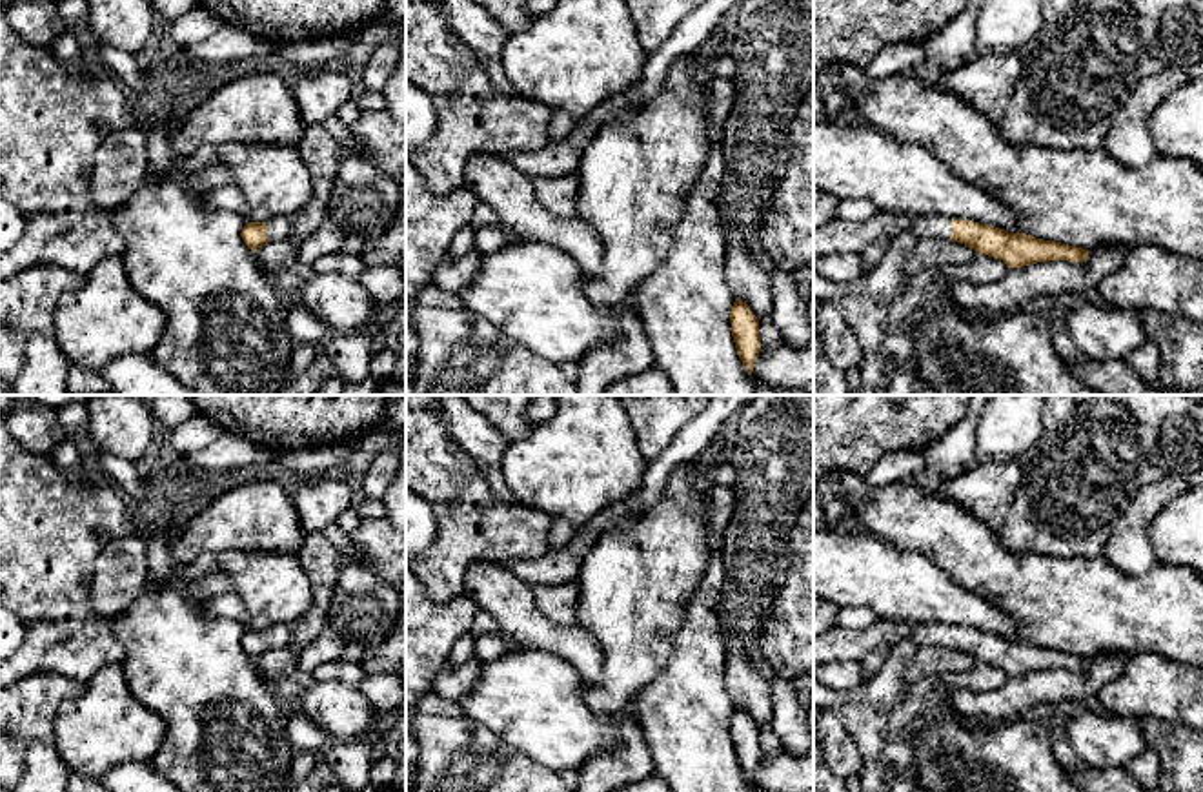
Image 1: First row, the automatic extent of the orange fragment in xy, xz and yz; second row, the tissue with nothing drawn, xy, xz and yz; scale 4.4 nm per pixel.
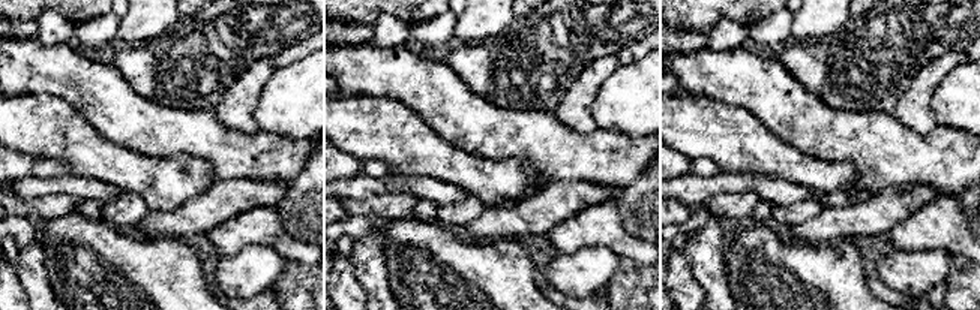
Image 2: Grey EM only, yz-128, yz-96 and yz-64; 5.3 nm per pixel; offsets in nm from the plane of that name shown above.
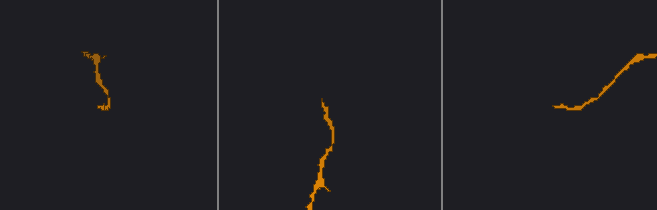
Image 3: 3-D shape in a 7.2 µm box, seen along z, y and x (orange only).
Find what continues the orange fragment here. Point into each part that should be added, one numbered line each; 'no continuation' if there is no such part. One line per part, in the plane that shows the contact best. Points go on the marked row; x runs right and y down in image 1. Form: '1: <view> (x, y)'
1: yz (836, 237)

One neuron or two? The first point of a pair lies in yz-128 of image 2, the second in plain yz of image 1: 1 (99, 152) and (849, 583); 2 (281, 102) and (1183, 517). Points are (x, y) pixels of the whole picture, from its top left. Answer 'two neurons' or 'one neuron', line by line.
1: one neuron
2: one neuron

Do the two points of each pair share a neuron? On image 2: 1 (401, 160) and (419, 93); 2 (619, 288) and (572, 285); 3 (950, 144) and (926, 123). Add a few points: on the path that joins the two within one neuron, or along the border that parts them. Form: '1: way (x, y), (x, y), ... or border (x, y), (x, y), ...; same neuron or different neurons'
1: border (383, 96), (410, 107), (440, 137); different neurons
2: border (620, 258), (616, 273), (607, 285); different neurons
3: border (898, 120), (920, 134), (928, 134), (937, 126); different neurons

